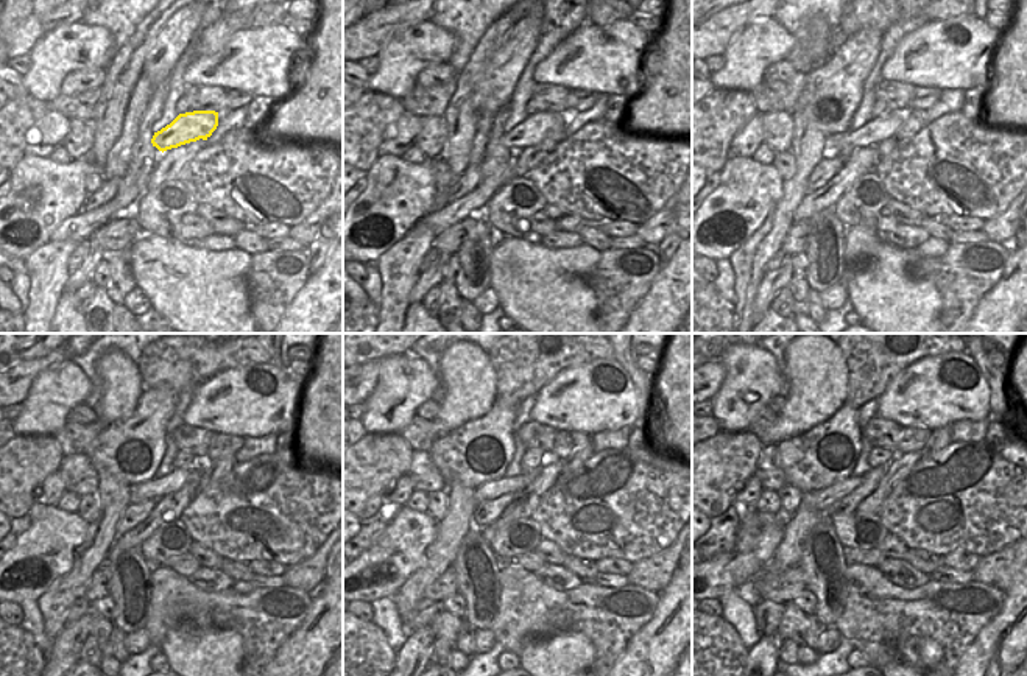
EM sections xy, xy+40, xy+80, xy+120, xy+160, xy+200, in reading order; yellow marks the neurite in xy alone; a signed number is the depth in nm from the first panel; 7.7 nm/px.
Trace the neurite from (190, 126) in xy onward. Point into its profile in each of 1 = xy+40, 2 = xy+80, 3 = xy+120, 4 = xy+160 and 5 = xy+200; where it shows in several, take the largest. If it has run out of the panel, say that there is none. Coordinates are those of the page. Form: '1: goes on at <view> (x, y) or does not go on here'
1: goes on at xy+40 (535, 128)
2: goes on at xy+80 (878, 130)
3: goes on at xy+120 (155, 488)
4: goes on at xy+160 (493, 489)
5: goes on at xy+200 (820, 500)

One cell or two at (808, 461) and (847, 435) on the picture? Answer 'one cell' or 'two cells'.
one cell

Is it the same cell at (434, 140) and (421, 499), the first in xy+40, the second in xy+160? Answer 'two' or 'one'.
two

